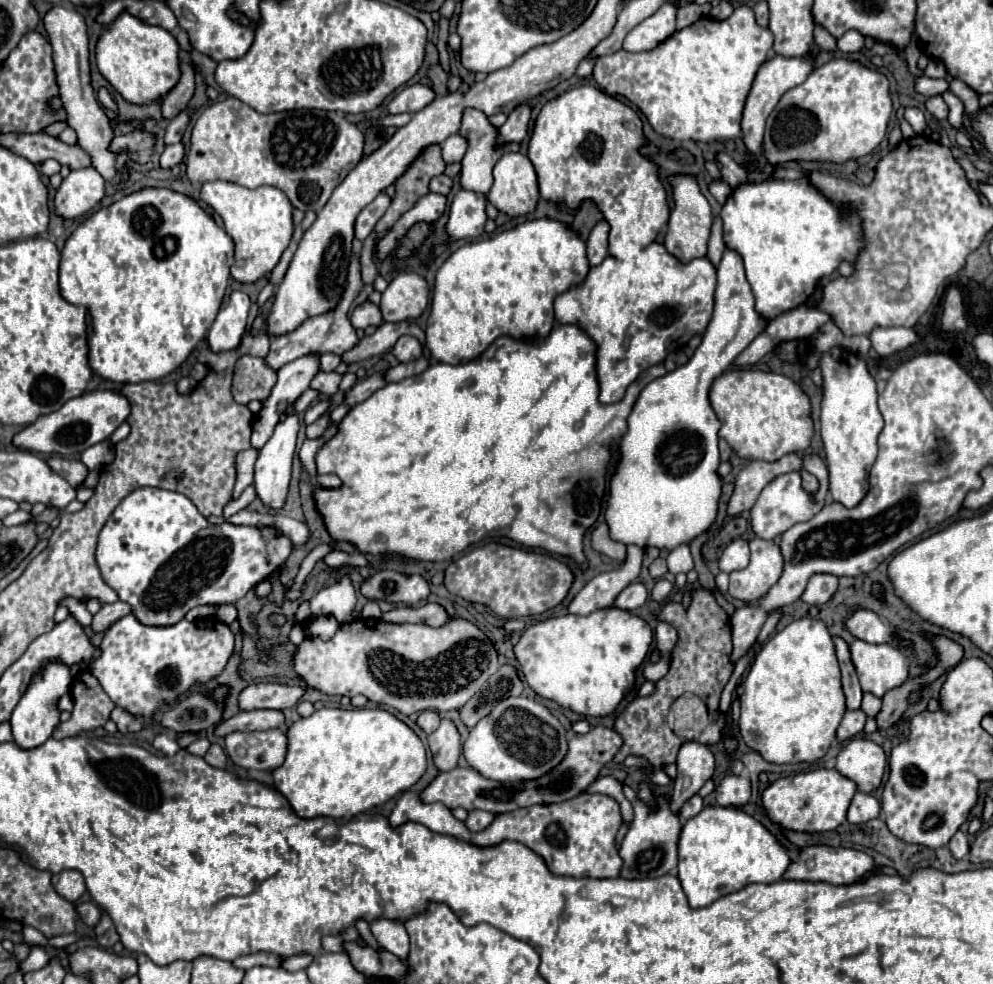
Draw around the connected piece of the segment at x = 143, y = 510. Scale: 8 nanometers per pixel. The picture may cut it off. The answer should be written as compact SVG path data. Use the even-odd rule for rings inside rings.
M140 487L128 493L114 509L110 519L100 531L96 545L96 563L102 579L118 593L120 601L132 607L132 613L140 623L148 627L170 627L184 619L184 615L202 605L202 595L210 591L210 605L236 603L242 599L260 579L274 573L284 565L292 551L292 541L286 535L278 535L278 529L240 527L232 523L210 525L196 505L176 491Z

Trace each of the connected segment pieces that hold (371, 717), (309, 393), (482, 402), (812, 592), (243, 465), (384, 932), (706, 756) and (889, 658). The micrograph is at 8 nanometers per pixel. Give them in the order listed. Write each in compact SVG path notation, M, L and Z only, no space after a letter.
M318 709L310 717L302 717L286 731L288 753L280 767L272 769L274 789L280 791L302 819L330 817L350 819L372 807L384 805L402 791L408 791L426 769L426 749L418 735L400 719L384 709Z
M307 389L298 399L295 401L294 411L296 413L303 413L309 405L317 399L319 396L318 391L313 389Z
M558 325L558 327L552 329L552 333L550 333L546 339L536 339L536 341L532 341L532 343L516 341L516 339L510 339L510 337L500 337L500 339L496 339L496 341L494 341L478 359L474 359L474 361L468 361L468 363L462 363L462 365L432 363L424 373L414 375L414 377L408 377L408 379L404 379L404 381L400 381L400 383L388 383L388 385L384 385L380 391L376 391L372 397L368 397L364 403L354 405L354 407L346 413L346 417L338 423L336 435L334 435L332 439L328 439L328 441L318 449L318 453L316 453L316 469L318 469L318 475L328 475L328 473L332 473L332 475L338 475L338 477L342 479L342 487L338 487L338 489L326 489L326 487L316 487L316 485L314 485L316 511L320 513L320 517L322 517L322 521L324 521L324 527L328 529L330 537L332 537L336 543L342 543L342 541L352 543L360 553L372 553L372 555L394 553L394 555L400 555L400 557L412 559L412 561L414 561L414 559L416 559L416 561L452 561L452 559L454 559L456 555L460 555L466 547L470 547L470 545L482 541L484 537L508 537L508 539L514 539L516 543L526 545L526 547L540 547L540 549L546 549L546 551L550 551L550 553L570 557L570 559L574 559L580 567L586 567L586 555L584 555L584 549L582 549L582 539L584 539L584 531L596 521L596 517L598 517L598 513L600 513L600 507L602 507L600 503L602 503L602 497L604 497L604 467L606 467L606 463L608 463L608 459L610 459L610 449L608 449L608 445L610 445L614 439L620 439L622 433L626 431L626 419L628 419L628 415L630 415L630 411L632 411L632 405L634 405L638 393L642 391L642 383L636 381L636 383L632 383L632 385L628 387L628 391L626 391L626 395L624 395L624 399L622 399L620 403L600 405L600 401L598 401L598 381L596 381L596 369L594 369L594 363L596 363L594 353L596 353L594 343L592 343L590 337L588 337L582 329L578 329L576 325Z
M816 573L810 577L806 585L806 593L802 595L802 601L808 605L822 605L832 599L832 595L838 589L838 577L828 573Z
M250 447L250 449L238 453L238 459L236 459L236 485L234 485L232 497L238 497L242 493L242 489L252 485L256 459L258 459L258 449Z
M374 919L370 923L372 935L376 941L390 953L406 959L408 955L408 933L402 923L396 923L396 919Z
M684 743L678 753L676 765L678 765L678 777L674 781L674 791L670 797L670 807L674 815L678 815L684 801L696 795L698 789L714 775L716 761L706 745Z
M854 639L850 643L852 663L856 667L862 691L882 697L888 689L908 679L908 659L890 643L866 643Z

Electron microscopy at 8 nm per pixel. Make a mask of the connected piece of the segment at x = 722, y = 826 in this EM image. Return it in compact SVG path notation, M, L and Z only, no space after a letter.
M704 807L696 817L688 819L682 827L678 841L678 879L684 887L690 907L706 907L716 899L734 893L750 883L774 883L782 877L786 867L790 865L790 857L786 849L774 839L774 835L758 823L752 815L732 809L732 807Z

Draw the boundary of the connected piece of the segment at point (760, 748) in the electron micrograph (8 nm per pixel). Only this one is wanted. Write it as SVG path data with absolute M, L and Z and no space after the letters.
M798 619L756 653L740 697L740 735L770 763L802 763L824 757L846 713L834 641L822 621Z

